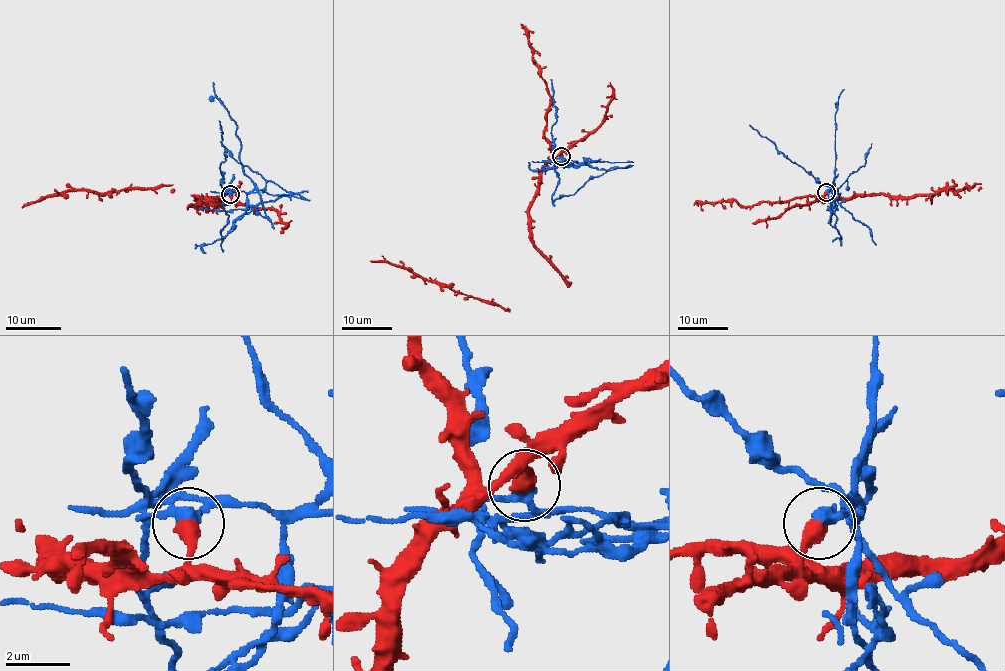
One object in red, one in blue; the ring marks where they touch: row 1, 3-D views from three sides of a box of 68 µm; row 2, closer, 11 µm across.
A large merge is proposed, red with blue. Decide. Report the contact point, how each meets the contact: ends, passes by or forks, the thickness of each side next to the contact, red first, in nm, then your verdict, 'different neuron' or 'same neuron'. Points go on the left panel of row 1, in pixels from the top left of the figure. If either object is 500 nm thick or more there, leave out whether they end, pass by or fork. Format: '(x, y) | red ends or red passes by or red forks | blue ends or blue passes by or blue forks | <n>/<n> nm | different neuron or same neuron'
(230, 194) | red ends | blue passes by | 480/320 nm | different neuron

